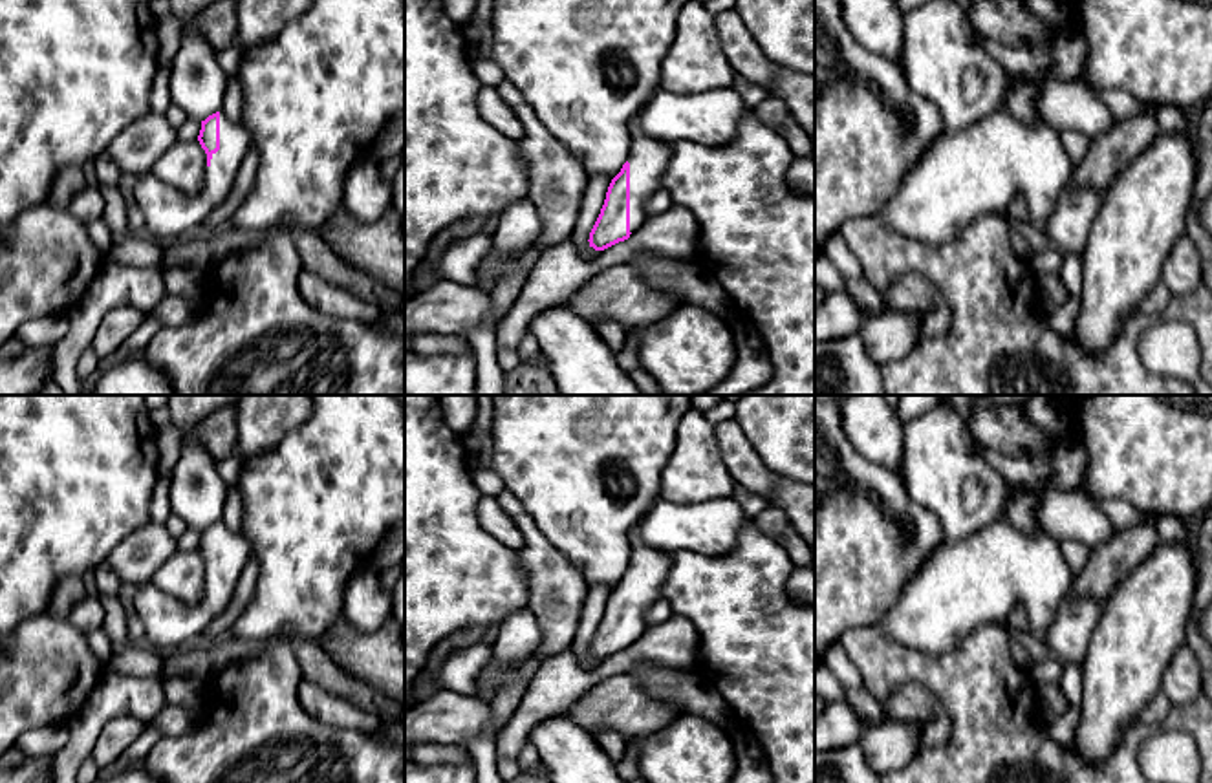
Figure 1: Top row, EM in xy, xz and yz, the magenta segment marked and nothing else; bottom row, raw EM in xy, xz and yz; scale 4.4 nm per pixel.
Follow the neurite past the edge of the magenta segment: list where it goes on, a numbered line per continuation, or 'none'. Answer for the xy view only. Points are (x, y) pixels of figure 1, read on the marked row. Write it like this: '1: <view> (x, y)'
1: xy (171, 214)

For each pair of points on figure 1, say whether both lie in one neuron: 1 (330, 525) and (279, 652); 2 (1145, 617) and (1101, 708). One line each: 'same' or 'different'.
1: different
2: same

